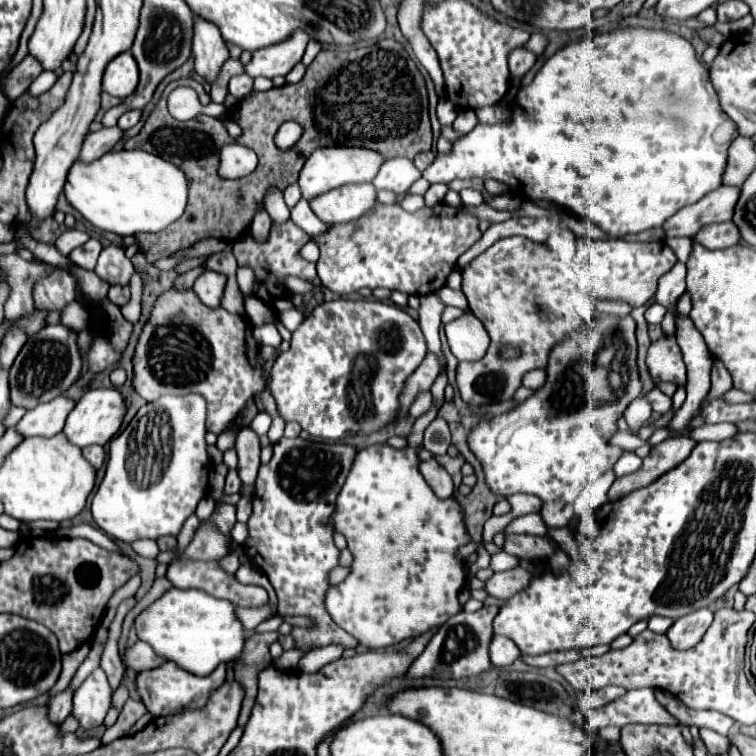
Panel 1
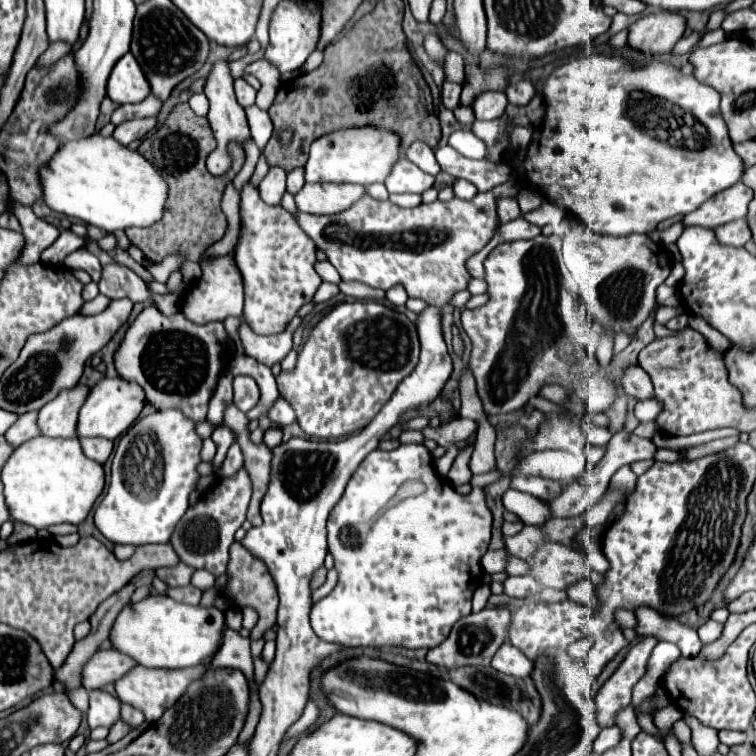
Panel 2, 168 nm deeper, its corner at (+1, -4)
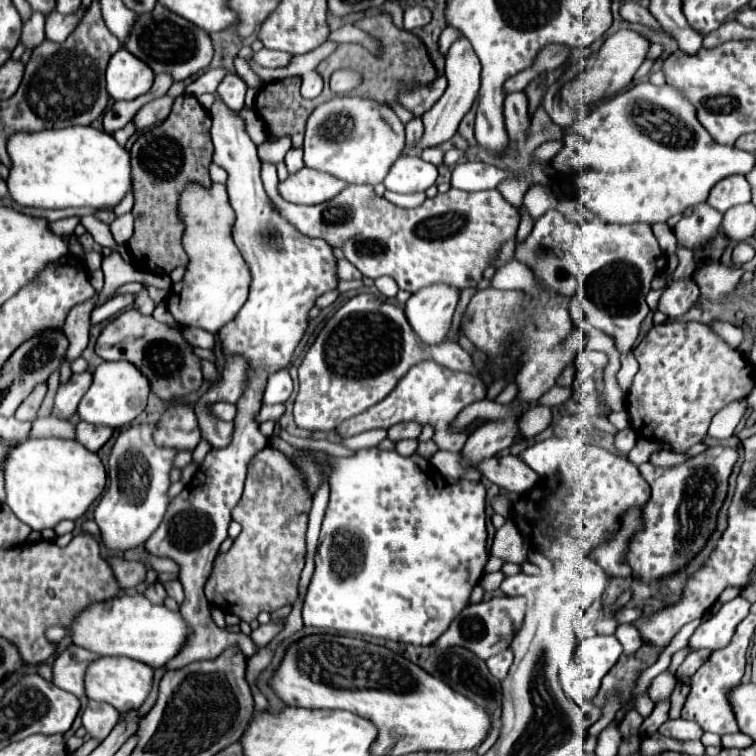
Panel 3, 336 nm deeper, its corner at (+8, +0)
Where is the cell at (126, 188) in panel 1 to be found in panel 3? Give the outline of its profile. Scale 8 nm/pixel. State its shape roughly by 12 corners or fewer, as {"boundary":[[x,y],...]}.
{"boundary":[[92,126],[14,132],[26,208],[114,206],[130,154]]}

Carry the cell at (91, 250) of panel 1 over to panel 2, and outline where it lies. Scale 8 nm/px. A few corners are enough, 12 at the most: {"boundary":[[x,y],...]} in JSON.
{"boundary":[[79,248],[63,262],[67,268],[85,270],[93,282],[101,278],[97,256]]}

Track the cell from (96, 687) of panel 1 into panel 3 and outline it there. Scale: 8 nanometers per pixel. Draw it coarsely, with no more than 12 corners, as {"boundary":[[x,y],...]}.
{"boundary":[[90,700],[82,724],[102,742],[112,732],[120,712],[110,704]]}

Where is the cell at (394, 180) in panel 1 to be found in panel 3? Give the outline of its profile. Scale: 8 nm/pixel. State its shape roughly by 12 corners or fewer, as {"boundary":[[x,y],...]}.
{"boundary":[[400,156],[384,178],[392,192],[428,190],[438,168],[422,158]]}

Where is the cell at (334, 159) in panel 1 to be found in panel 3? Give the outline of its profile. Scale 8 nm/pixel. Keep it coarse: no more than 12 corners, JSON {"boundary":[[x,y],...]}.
{"boundary":[[336,96],[308,116],[304,164],[378,184],[402,154],[386,104]]}

